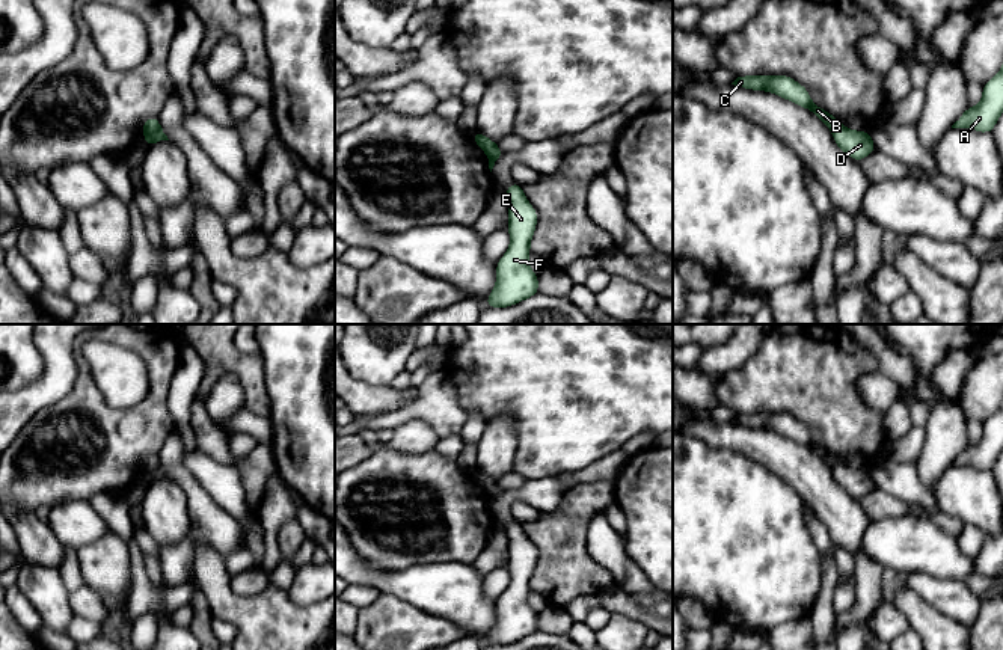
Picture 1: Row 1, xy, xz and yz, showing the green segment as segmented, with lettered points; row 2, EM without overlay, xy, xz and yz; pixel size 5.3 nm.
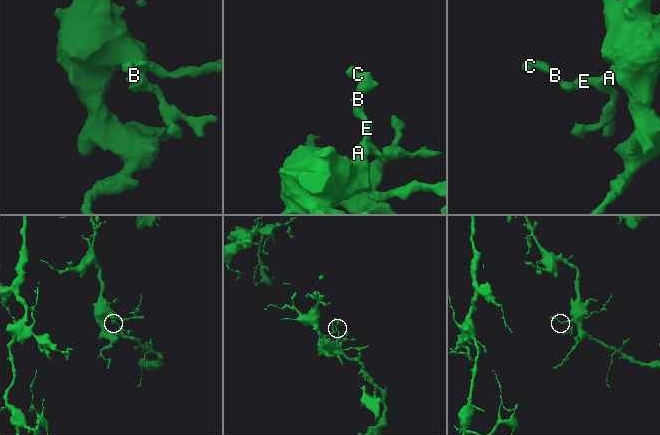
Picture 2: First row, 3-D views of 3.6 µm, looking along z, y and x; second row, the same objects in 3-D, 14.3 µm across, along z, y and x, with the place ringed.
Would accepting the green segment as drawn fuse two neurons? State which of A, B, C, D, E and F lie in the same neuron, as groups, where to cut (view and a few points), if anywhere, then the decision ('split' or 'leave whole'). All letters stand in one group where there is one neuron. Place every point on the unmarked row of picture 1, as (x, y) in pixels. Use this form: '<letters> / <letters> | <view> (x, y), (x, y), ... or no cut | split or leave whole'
A D E F / B C | xy (159, 463), (144, 472) | split

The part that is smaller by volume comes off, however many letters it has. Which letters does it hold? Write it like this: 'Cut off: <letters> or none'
Cut off: B, C

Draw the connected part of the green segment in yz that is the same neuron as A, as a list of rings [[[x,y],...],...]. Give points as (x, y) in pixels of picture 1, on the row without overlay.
[[[1003,404],[983,422],[982,437],[976,445],[967,445],[952,466],[971,466],[979,471],[992,471],[1003,451]]]

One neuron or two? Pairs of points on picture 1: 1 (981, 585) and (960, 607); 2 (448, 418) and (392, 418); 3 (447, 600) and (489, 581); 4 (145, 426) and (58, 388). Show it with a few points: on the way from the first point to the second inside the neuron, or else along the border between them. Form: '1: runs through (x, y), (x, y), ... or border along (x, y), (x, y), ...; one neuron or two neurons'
1: border along (961, 581), (979, 596); two neurons
2: runs through (435, 410), (406, 412); one neuron
3: border along (481, 578), (481, 591), (495, 602); two neurons
4: border along (74, 358), (76, 382), (73, 388), (38, 412); two neurons

